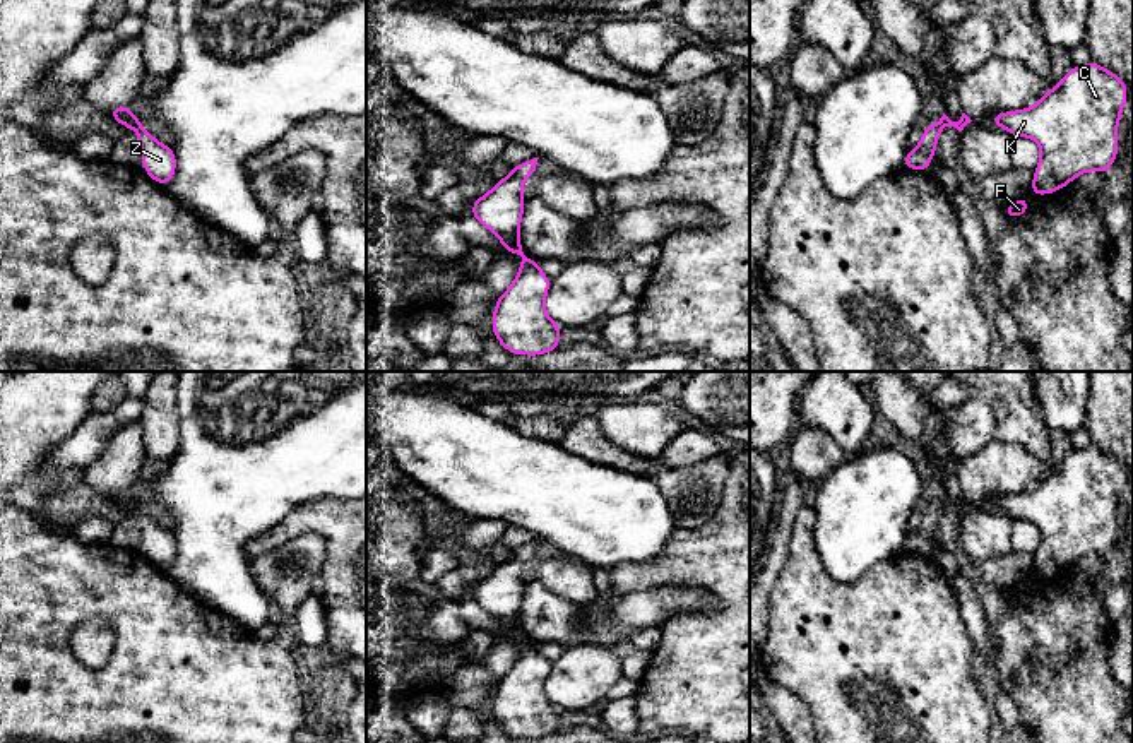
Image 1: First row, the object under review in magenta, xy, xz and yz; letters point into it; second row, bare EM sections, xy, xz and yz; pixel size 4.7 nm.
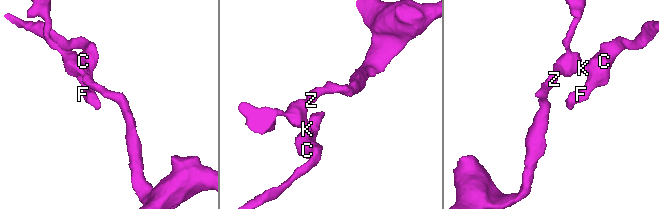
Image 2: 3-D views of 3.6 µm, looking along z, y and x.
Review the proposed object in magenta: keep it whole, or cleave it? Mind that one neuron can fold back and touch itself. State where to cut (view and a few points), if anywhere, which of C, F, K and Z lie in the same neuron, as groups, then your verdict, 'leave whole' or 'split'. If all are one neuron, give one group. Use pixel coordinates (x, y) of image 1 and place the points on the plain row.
cut none; groups C F K Z; leave whole

